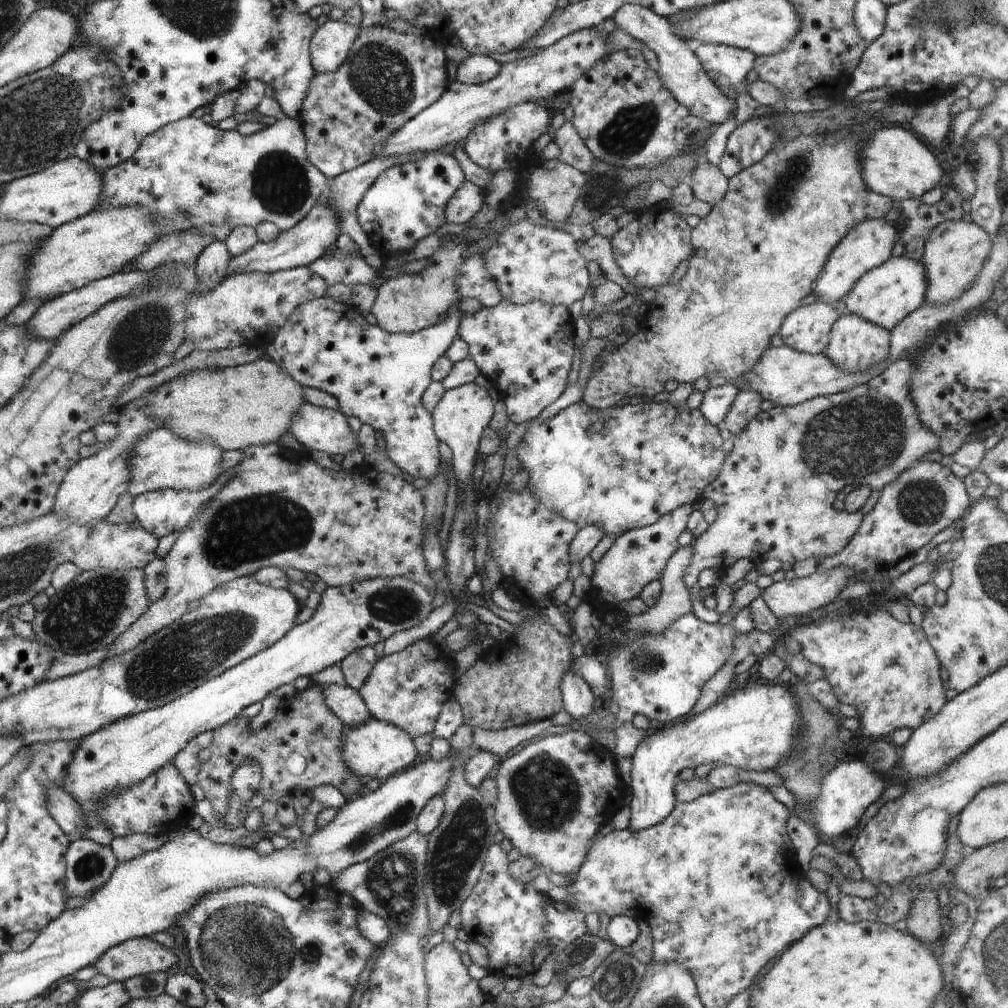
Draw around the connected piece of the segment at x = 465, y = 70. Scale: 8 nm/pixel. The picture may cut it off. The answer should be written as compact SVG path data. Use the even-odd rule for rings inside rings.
M469 55L457 66L457 80L467 85L492 80L503 68L501 62L488 55Z

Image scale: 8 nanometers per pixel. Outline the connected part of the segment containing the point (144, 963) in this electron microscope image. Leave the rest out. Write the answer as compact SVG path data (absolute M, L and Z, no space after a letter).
M146 937L128 939L108 949L93 966L106 978L123 983L135 976L155 972L166 973L177 963L178 957L173 949Z

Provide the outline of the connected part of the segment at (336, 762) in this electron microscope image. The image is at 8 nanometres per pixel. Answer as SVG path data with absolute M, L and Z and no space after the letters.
M311 683L307 689L280 700L276 718L258 732L251 732L246 717L232 719L230 723L214 730L213 742L208 746L211 756L206 763L201 764L197 774L198 786L219 818L227 807L229 784L235 768L244 759L251 758L261 766L260 791L266 801L276 803L284 795L291 796L296 788L312 791L322 785L332 785L344 796L351 796L357 792L363 780L343 761L342 730L344 723L328 708L323 689Z

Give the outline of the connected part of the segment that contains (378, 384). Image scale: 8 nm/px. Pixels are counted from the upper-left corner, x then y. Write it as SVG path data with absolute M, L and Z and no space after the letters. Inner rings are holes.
M322 297L314 299L306 303L302 303L296 310L291 312L290 318L283 324L282 330L276 334L273 341L263 346L264 353L275 361L277 365L285 369L297 382L304 387L312 387L327 393L330 396L335 396L339 402L339 410L342 411L347 417L356 417L364 425L370 425L374 427L375 431L380 431L386 440L386 455L394 461L398 468L401 468L406 474L410 474L412 478L427 478L433 477L436 474L442 472L439 468L441 465L441 456L439 453L440 442L436 438L436 433L433 429L433 418L431 413L424 408L421 403L422 395L428 388L431 381L431 370L436 360L441 356L446 355L448 347L456 340L456 333L459 328L459 320L461 319L462 312L456 310L447 310L448 317L442 323L433 324L431 327L419 330L416 333L391 333L390 331L380 328L378 325L370 325L365 317L363 317L354 307L349 306L346 303L337 303L332 297Z

